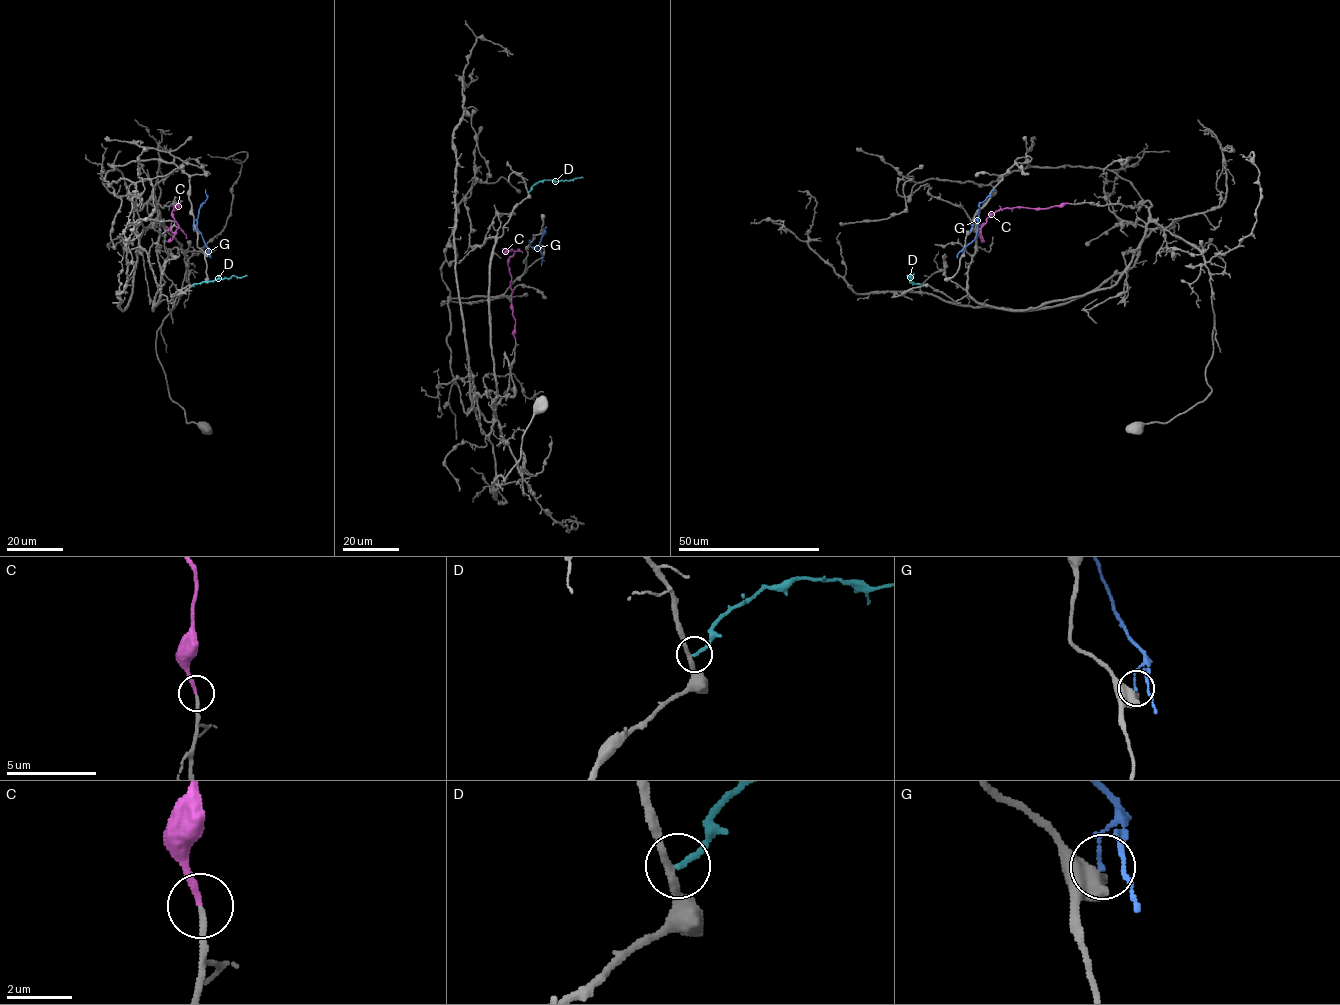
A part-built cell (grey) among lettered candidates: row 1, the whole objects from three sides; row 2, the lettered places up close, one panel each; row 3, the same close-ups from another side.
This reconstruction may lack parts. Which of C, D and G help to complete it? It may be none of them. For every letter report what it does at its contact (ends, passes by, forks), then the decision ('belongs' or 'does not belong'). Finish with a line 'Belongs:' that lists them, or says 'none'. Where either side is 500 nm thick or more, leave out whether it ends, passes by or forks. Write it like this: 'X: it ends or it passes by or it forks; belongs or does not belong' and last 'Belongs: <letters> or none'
C: it ends; belongs
D: it ends; does not belong
G: it ends; does not belong
Belongs: C

